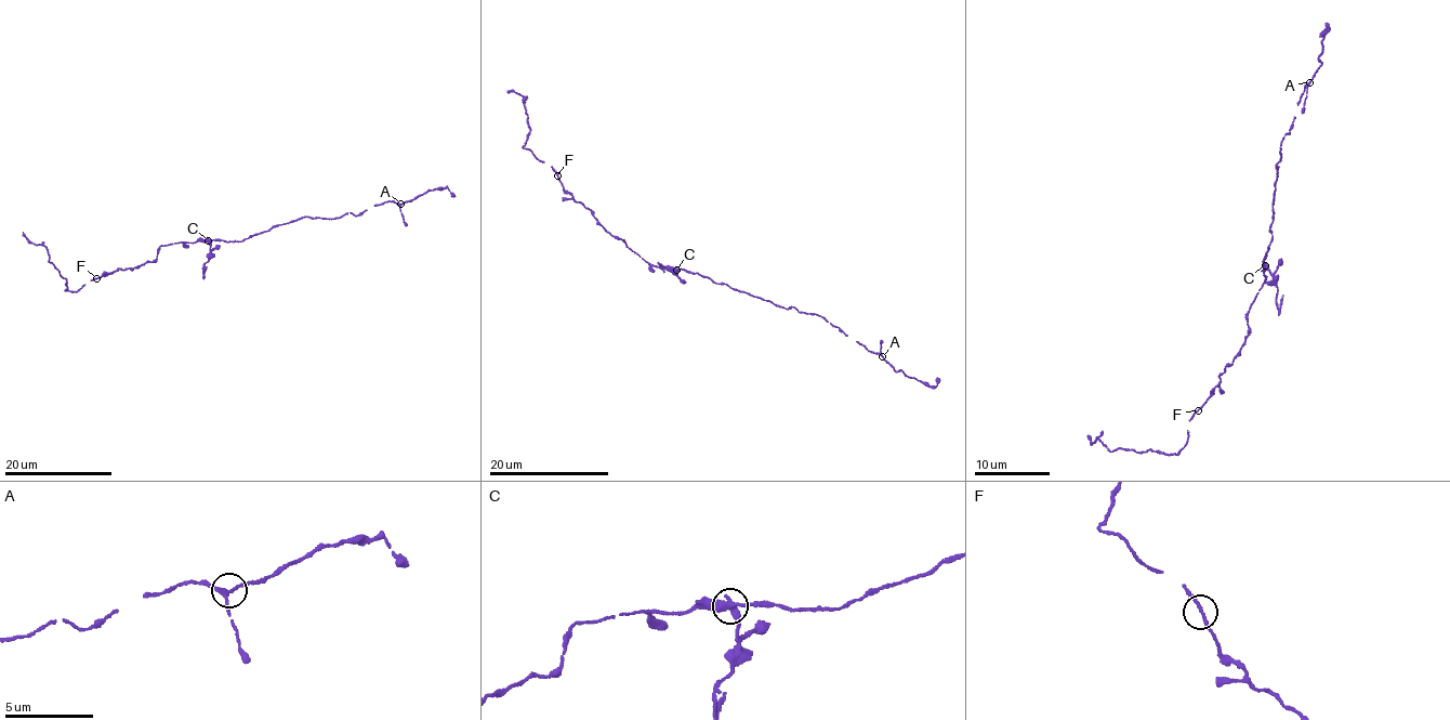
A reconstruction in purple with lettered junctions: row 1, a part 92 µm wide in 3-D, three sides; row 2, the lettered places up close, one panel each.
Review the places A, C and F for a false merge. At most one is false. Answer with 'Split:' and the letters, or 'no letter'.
Split: C

